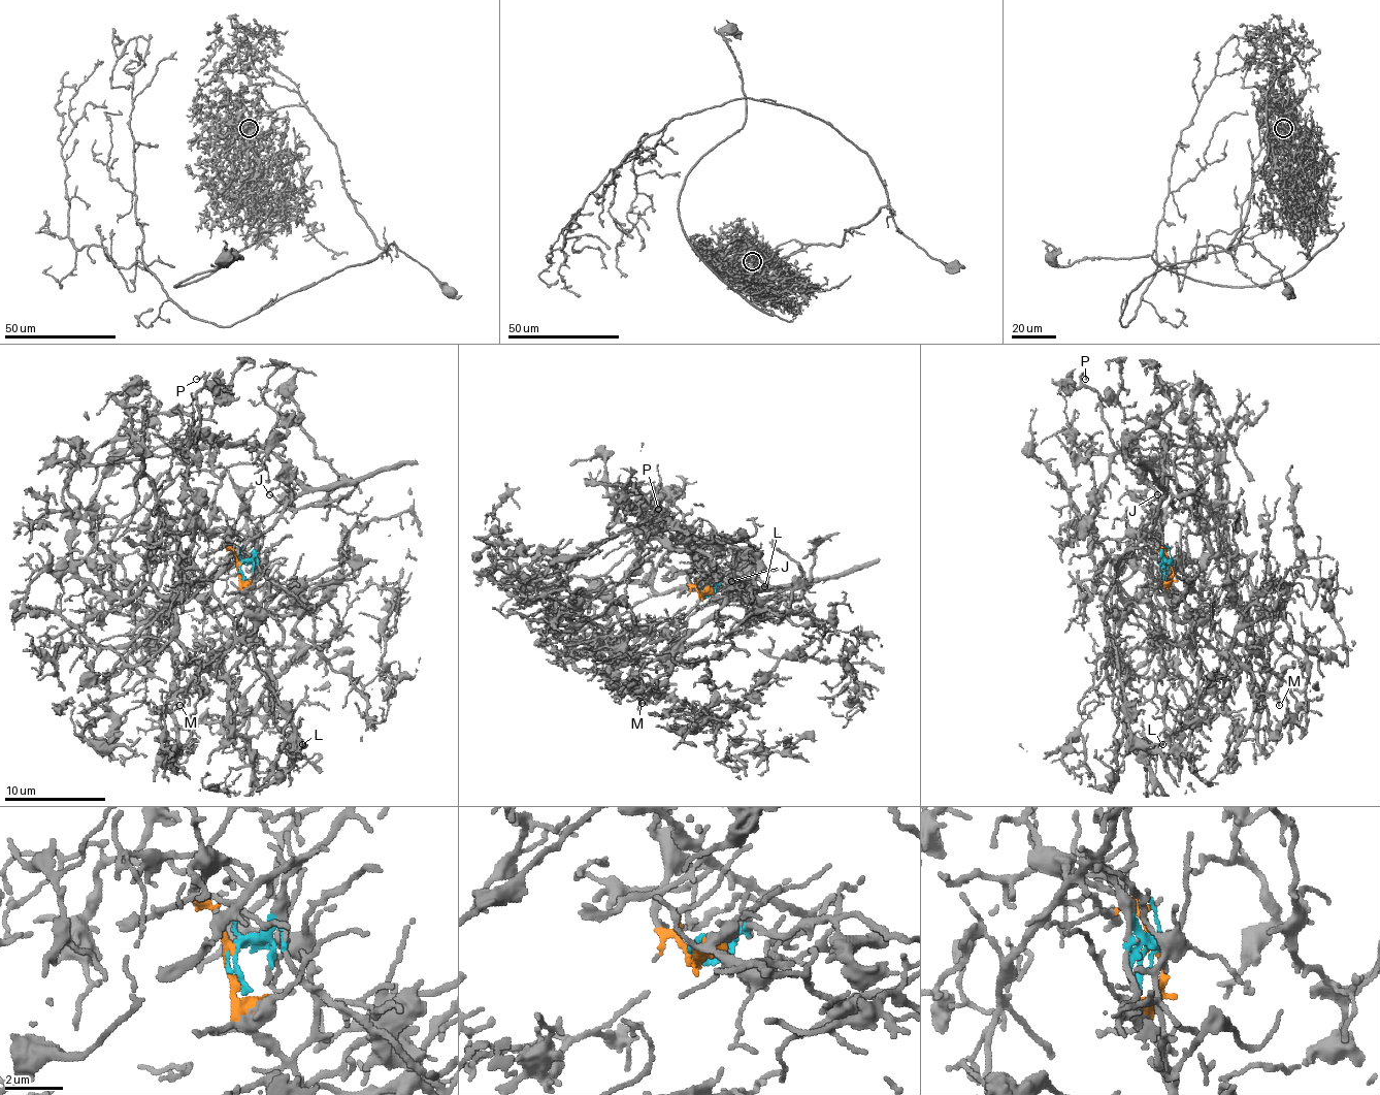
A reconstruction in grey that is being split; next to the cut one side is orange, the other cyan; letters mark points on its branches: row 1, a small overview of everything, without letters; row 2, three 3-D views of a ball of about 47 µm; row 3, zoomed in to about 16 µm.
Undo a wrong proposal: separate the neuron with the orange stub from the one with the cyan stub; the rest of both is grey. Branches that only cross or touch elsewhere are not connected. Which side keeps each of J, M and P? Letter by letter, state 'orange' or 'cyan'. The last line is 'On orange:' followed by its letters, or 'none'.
J: cyan
M: orange
P: cyan
On orange: M

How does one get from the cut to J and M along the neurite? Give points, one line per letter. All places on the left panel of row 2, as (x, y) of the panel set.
J: (238, 566), (284, 507), (268, 494)
M: (238, 566), (240, 588), (264, 616), (188, 687), (175, 689), (181, 705)

